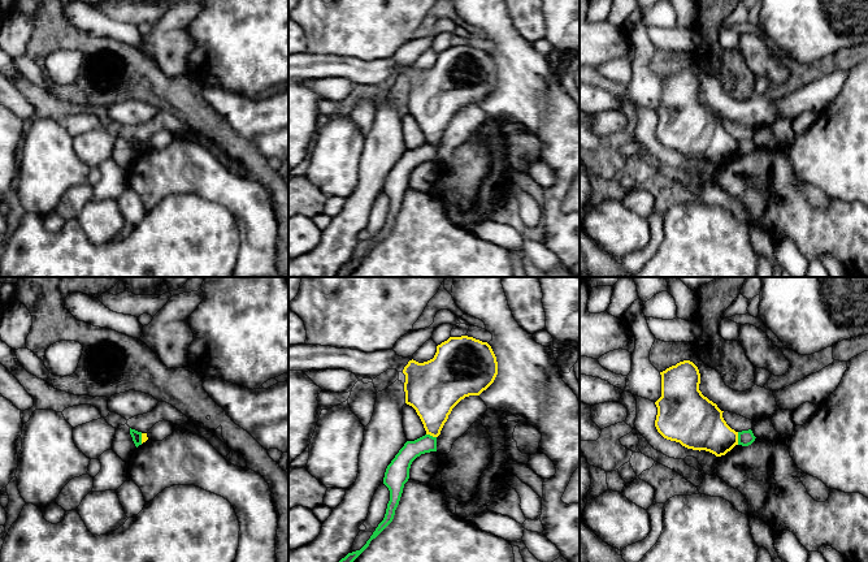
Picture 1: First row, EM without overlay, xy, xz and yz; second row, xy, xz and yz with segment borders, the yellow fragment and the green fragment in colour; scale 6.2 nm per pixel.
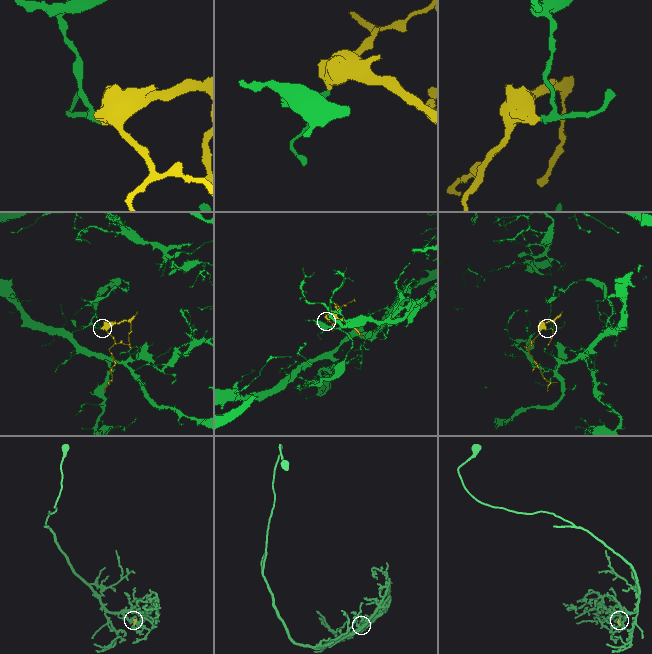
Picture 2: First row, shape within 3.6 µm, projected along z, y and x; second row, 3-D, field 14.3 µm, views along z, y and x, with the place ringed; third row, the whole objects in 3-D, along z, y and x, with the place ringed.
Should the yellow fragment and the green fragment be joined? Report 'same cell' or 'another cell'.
another cell

